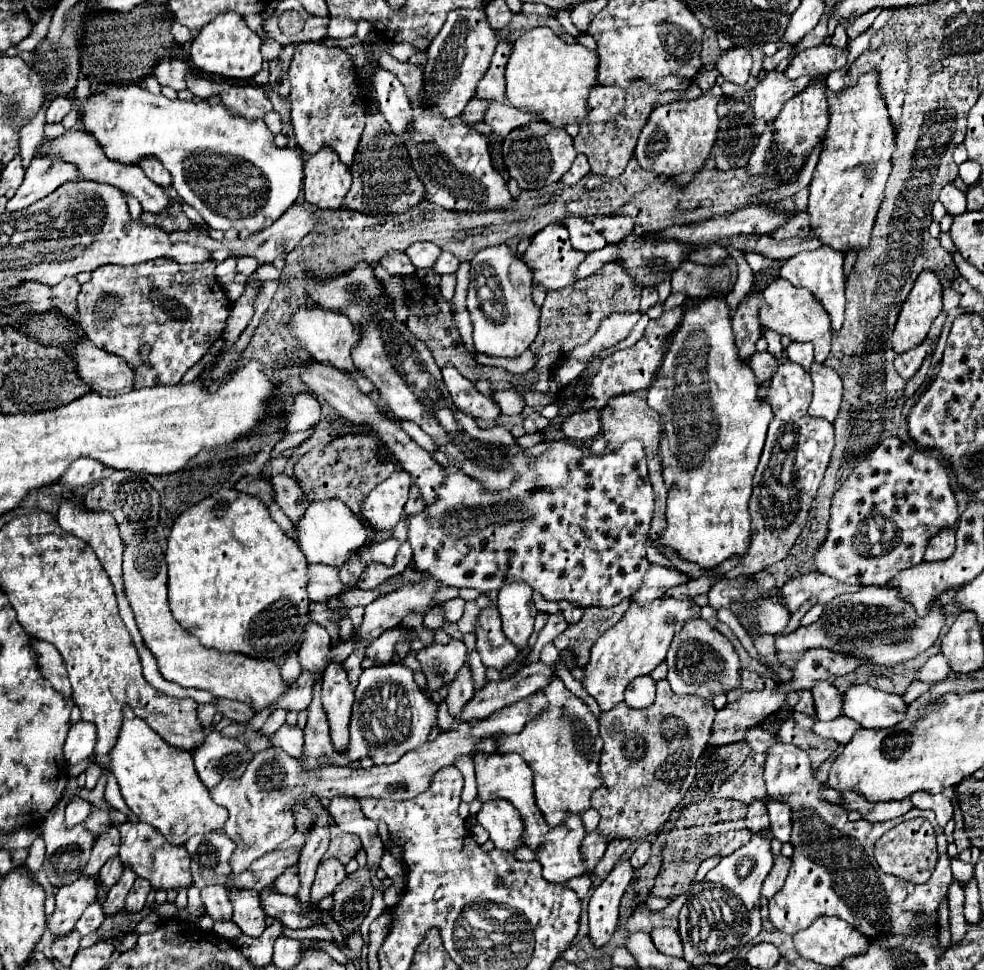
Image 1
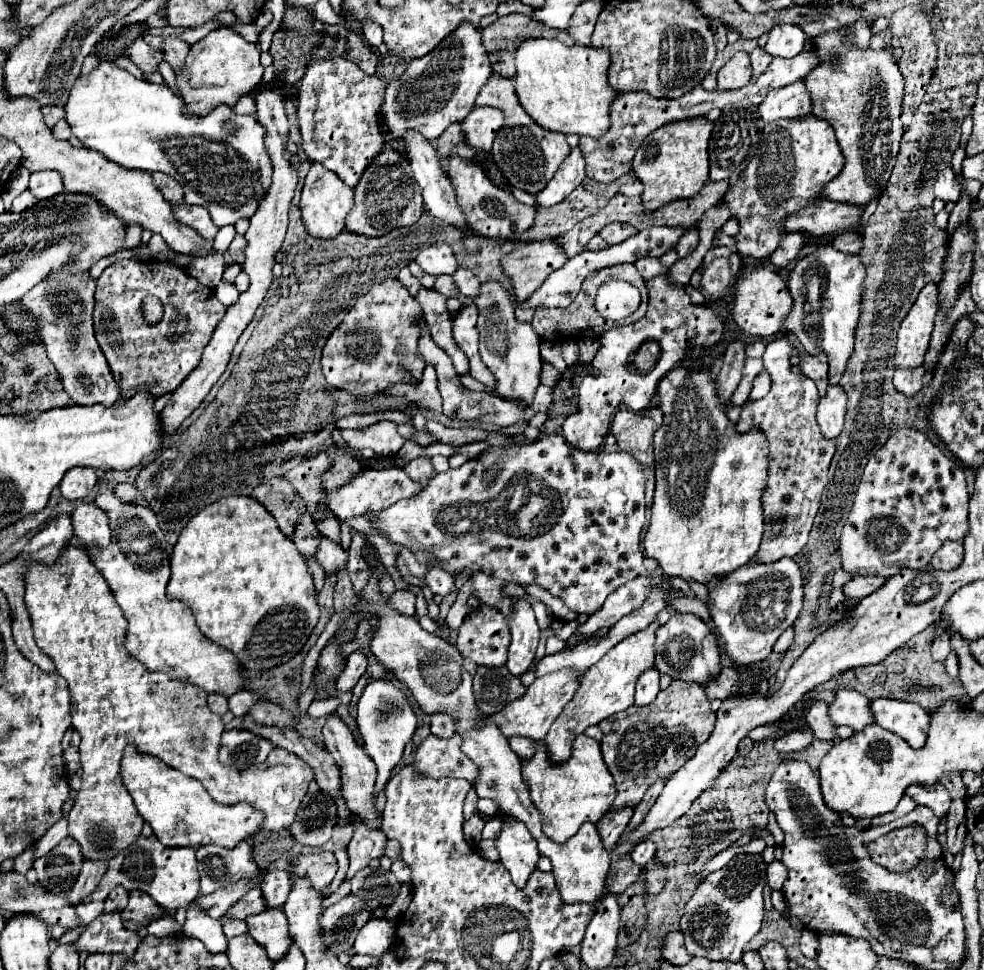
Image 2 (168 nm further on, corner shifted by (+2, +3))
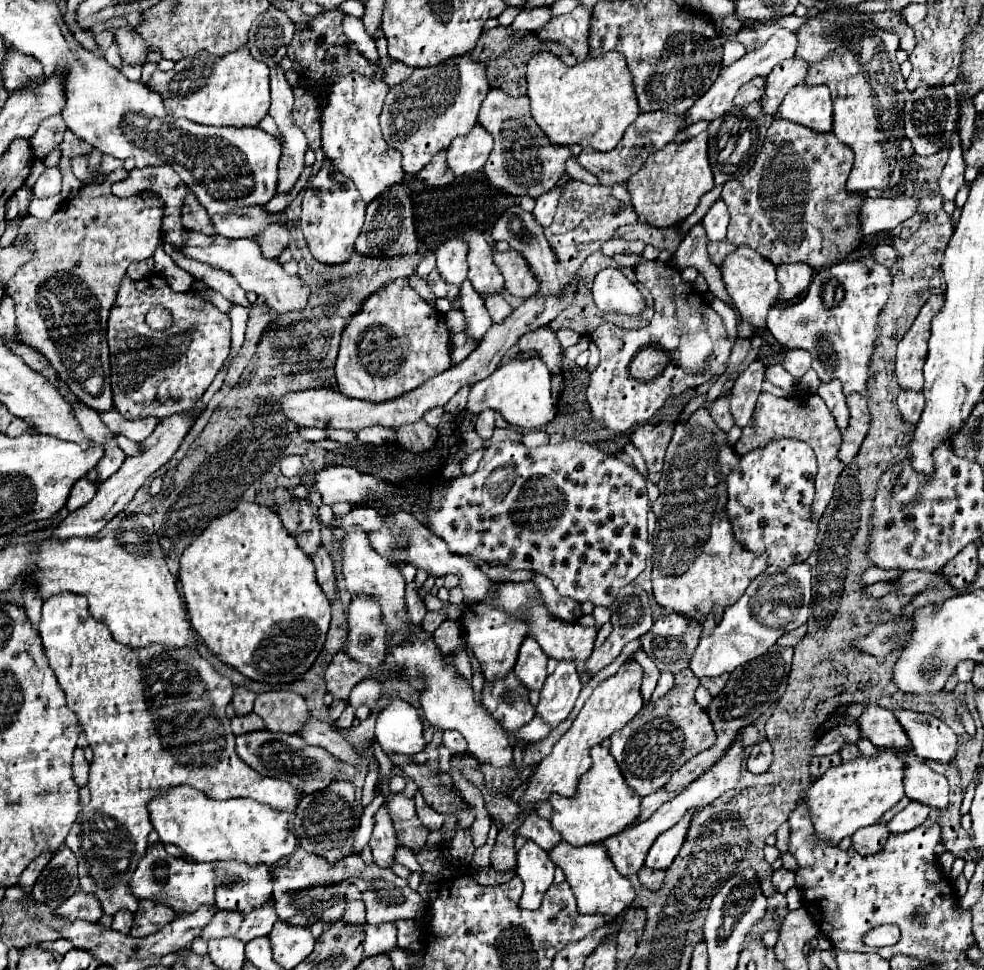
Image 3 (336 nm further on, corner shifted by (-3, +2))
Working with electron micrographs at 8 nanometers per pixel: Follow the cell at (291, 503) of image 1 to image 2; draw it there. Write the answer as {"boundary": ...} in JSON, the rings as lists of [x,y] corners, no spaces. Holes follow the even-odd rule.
{"boundary":[[[309,512],[305,516],[301,516],[301,524],[297,526],[297,532],[293,534],[293,542],[295,542],[297,550],[301,552],[301,556],[315,558],[317,548],[319,548],[319,534],[317,534],[317,528],[315,528]]]}

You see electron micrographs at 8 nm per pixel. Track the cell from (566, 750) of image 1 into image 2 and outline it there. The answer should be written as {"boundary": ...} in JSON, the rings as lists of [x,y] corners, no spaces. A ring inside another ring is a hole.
{"boundary":[[[579,736],[575,740],[573,760],[569,760],[569,764],[561,764],[561,768],[549,768],[549,764],[545,764],[545,752],[541,752],[541,742],[537,742],[535,756],[523,762],[523,780],[533,804],[541,812],[543,832],[555,842],[567,842],[585,822],[597,824],[613,808],[617,794],[613,776],[603,762],[599,742],[589,736]]]}

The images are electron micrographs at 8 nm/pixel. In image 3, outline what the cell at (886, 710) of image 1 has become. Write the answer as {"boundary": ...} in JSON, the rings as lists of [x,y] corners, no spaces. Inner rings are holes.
{"boundary":[[[906,709],[894,711],[894,715],[904,727],[916,757],[950,763],[950,759],[956,755],[956,735],[944,721]]]}

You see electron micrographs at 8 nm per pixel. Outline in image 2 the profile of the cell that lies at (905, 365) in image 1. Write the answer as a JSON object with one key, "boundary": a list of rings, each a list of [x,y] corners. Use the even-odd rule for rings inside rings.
{"boundary":[[[915,368],[913,372],[905,372],[905,370],[897,370],[893,376],[893,386],[903,392],[905,396],[913,398],[921,388],[923,388],[923,376],[925,376],[925,368]]]}

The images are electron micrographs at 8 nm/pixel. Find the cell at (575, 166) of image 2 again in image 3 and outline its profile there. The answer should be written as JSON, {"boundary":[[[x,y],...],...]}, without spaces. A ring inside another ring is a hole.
{"boundary":[[[554,187],[550,193],[536,199],[536,207],[532,213],[542,227],[548,227],[552,223],[556,207],[558,207],[558,199],[562,197],[562,191],[564,191],[564,187]]]}

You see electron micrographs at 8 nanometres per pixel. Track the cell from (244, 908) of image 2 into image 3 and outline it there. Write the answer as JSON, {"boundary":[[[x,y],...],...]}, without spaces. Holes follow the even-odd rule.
{"boundary":[[[218,911],[210,925],[204,927],[200,933],[204,939],[218,939],[218,937],[230,937],[240,929],[240,923],[244,919],[244,913],[230,913],[230,911]]]}

